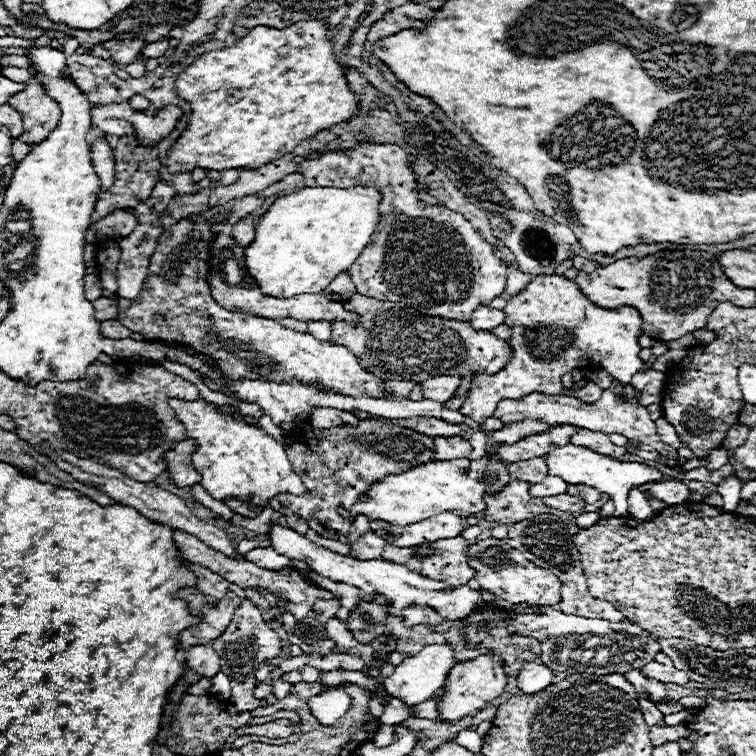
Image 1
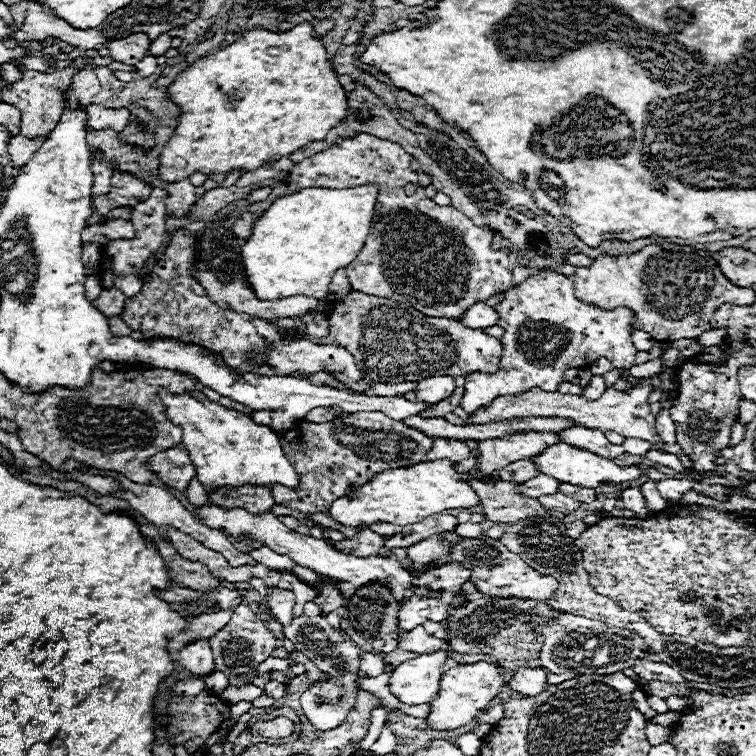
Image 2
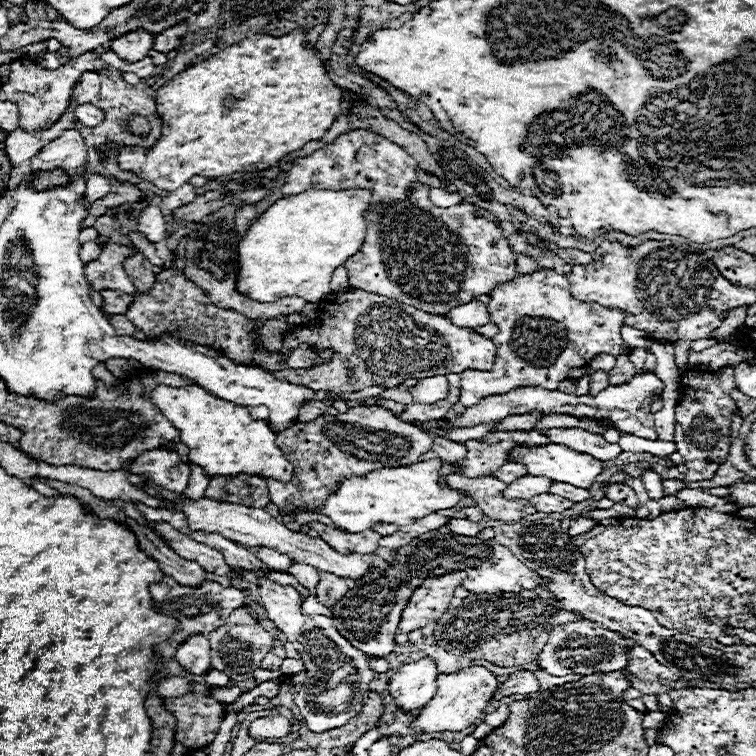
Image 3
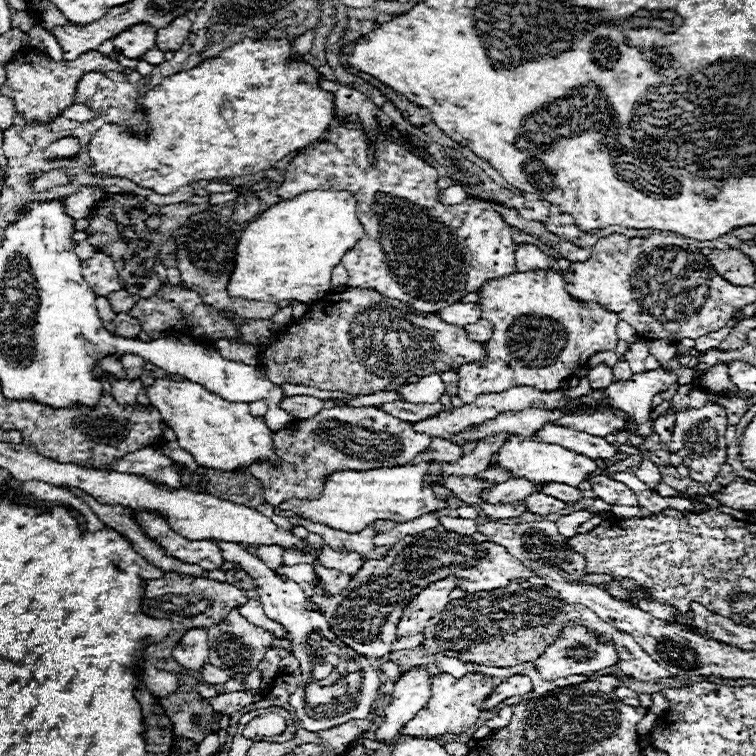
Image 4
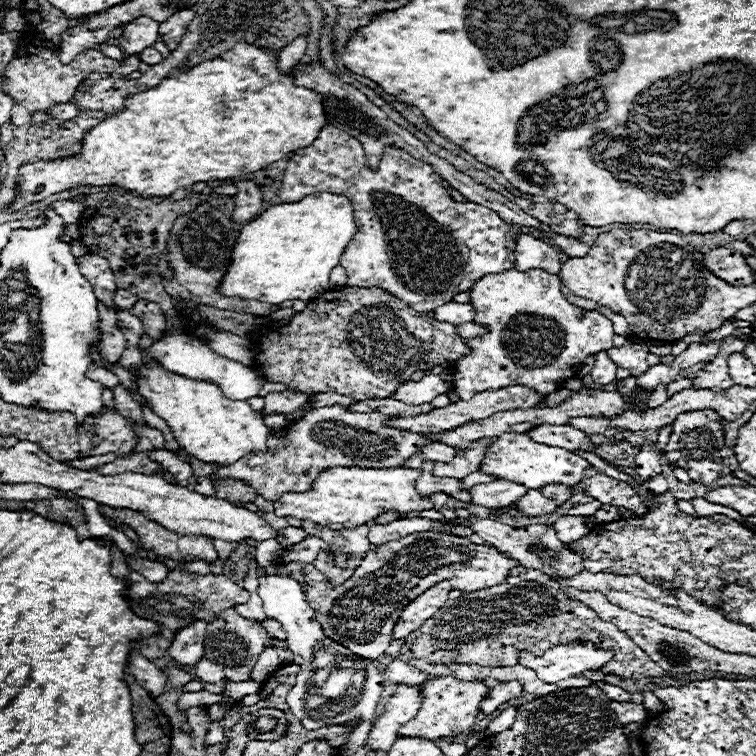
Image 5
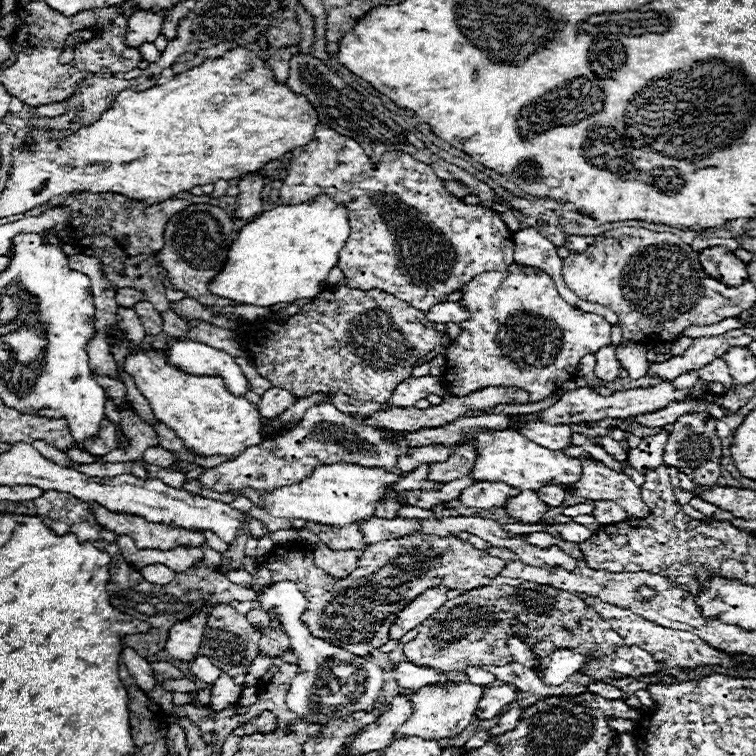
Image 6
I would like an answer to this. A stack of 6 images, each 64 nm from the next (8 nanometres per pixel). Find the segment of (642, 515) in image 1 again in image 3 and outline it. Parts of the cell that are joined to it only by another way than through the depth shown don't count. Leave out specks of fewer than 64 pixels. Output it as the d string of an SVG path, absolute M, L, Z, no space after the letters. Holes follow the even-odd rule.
M612 484L606 492L606 498L618 502L618 504L624 504L624 506L630 506L630 508L638 508L638 496L636 492L630 488L630 486L624 486L624 484Z

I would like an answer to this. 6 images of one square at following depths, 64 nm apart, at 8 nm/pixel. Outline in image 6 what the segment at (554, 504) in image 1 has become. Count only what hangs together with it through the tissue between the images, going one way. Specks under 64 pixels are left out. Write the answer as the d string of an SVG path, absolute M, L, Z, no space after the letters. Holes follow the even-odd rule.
M522 490L520 496L514 496L506 502L506 510L514 520L536 524L550 510L550 506L544 504L535 491Z

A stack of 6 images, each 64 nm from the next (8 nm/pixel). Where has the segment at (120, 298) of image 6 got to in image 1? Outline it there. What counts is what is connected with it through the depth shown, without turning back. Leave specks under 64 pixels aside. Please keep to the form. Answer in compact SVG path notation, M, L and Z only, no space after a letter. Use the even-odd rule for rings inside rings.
M98 298L94 300L94 308L96 308L96 318L102 320L112 320L116 316L116 302L110 298Z

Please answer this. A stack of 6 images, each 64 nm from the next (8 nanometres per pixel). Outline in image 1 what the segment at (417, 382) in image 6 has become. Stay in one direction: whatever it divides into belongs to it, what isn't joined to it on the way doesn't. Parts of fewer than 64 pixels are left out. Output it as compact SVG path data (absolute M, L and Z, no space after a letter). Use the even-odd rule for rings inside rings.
M434 376L426 382L422 382L422 396L428 400L436 400L440 404L448 402L460 386L458 376Z

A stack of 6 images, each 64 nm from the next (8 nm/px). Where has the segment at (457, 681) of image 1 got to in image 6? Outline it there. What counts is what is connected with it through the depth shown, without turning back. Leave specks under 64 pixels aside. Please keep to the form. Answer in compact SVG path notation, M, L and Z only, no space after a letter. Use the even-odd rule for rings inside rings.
M446 682L446 684L434 684L434 686L422 686L418 692L414 692L410 698L414 700L414 714L406 724L402 724L394 738L398 736L422 736L430 740L440 738L454 738L460 732L464 732L470 724L476 720L476 708L478 700L484 694L484 686L476 686L470 682Z

